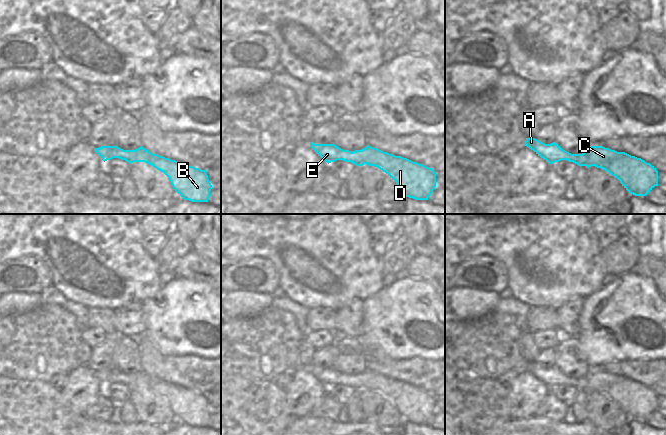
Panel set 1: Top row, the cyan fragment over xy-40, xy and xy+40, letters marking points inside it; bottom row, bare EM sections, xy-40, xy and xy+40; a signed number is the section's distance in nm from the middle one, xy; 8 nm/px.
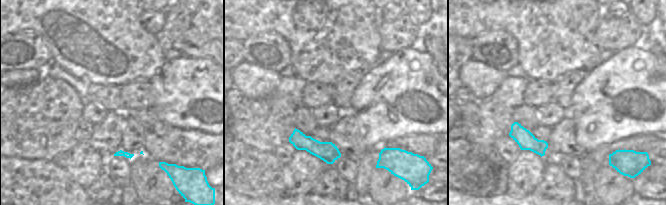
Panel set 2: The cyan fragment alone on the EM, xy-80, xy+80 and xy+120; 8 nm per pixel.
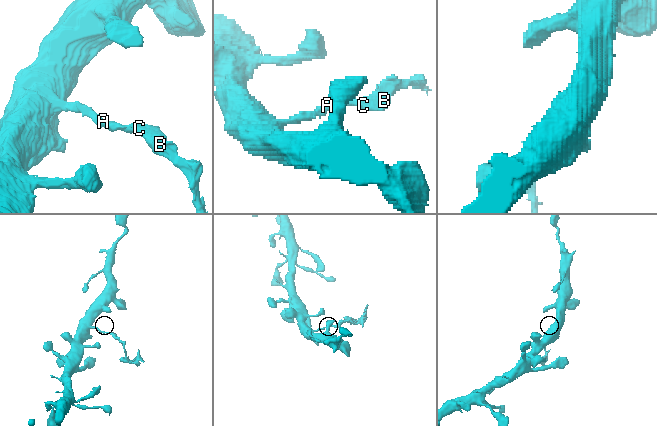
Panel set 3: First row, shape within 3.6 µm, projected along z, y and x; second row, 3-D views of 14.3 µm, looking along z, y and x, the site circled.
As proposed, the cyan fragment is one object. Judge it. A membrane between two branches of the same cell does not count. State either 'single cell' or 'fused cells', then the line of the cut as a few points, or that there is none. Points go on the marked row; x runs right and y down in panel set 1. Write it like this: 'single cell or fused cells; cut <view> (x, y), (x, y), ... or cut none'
fused cells; cut xy (357, 150), (363, 164)

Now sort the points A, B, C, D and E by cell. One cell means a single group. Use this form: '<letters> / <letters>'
A E / B C D

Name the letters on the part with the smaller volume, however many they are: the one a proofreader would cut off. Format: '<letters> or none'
B, C, D

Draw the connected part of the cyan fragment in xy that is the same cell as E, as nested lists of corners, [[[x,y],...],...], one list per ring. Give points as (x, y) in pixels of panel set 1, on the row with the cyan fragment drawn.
[[[310,143],[312,150],[328,164],[337,160],[343,160],[345,162],[351,162],[356,166],[363,166],[362,157],[358,155],[358,150],[353,152],[349,150],[343,150],[335,144],[315,144]]]

